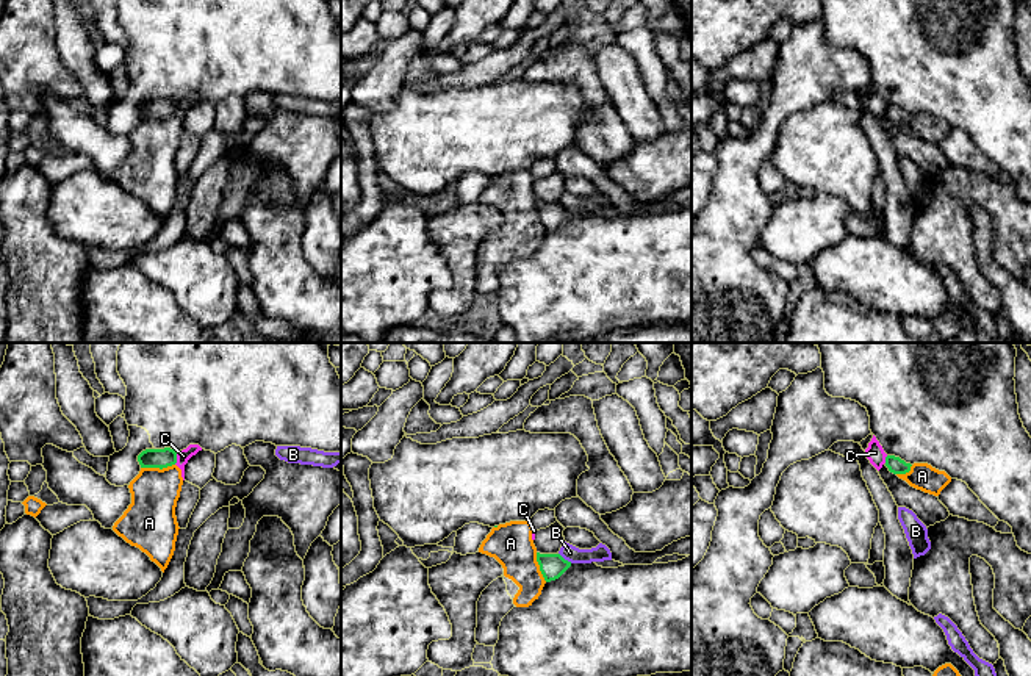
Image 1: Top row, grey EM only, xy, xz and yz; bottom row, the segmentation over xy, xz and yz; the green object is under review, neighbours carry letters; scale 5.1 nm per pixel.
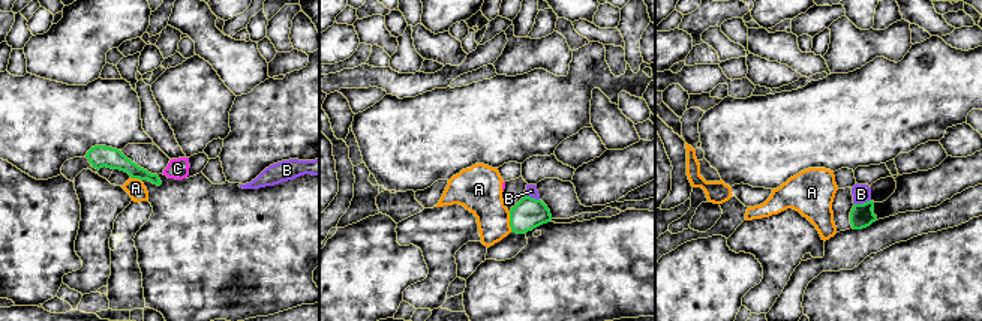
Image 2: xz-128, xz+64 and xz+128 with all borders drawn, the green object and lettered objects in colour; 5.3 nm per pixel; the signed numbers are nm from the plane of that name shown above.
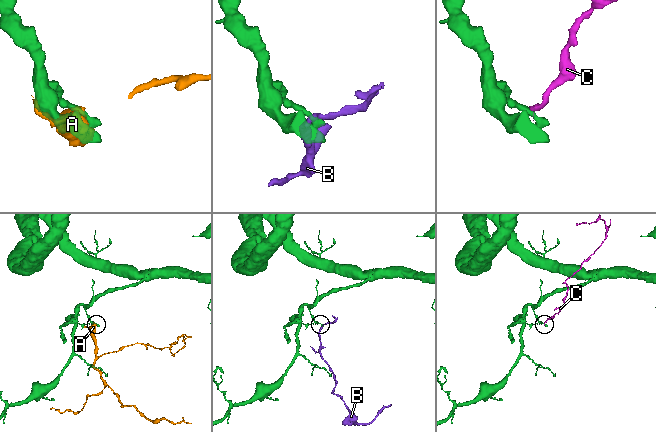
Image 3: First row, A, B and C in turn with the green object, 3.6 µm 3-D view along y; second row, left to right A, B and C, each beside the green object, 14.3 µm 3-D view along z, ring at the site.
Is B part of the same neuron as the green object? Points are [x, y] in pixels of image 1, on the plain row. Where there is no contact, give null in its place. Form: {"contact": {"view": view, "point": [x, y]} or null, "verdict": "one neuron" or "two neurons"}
{"contact": {"view": "xz", "point": [563, 208]}, "verdict": "two neurons"}

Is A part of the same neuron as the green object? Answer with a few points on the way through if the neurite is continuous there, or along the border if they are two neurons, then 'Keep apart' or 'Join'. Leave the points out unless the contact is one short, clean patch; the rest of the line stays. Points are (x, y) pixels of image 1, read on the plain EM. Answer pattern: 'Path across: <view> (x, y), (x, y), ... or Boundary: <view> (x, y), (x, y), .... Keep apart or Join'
Boundary: xy (174, 113), (165, 118), (141, 118). Keep apart

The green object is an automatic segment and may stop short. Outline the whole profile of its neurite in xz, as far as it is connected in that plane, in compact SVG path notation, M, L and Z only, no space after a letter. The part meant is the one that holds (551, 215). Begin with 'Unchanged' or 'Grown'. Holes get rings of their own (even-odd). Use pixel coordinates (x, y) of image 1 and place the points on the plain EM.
Unchanged. M537 202L537 211L546 232L559 228L571 216L571 211L565 210L560 203Z

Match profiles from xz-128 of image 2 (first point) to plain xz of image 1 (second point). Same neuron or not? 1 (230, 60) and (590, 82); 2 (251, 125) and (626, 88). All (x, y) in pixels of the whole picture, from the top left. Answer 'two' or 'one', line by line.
1: two
2: two

